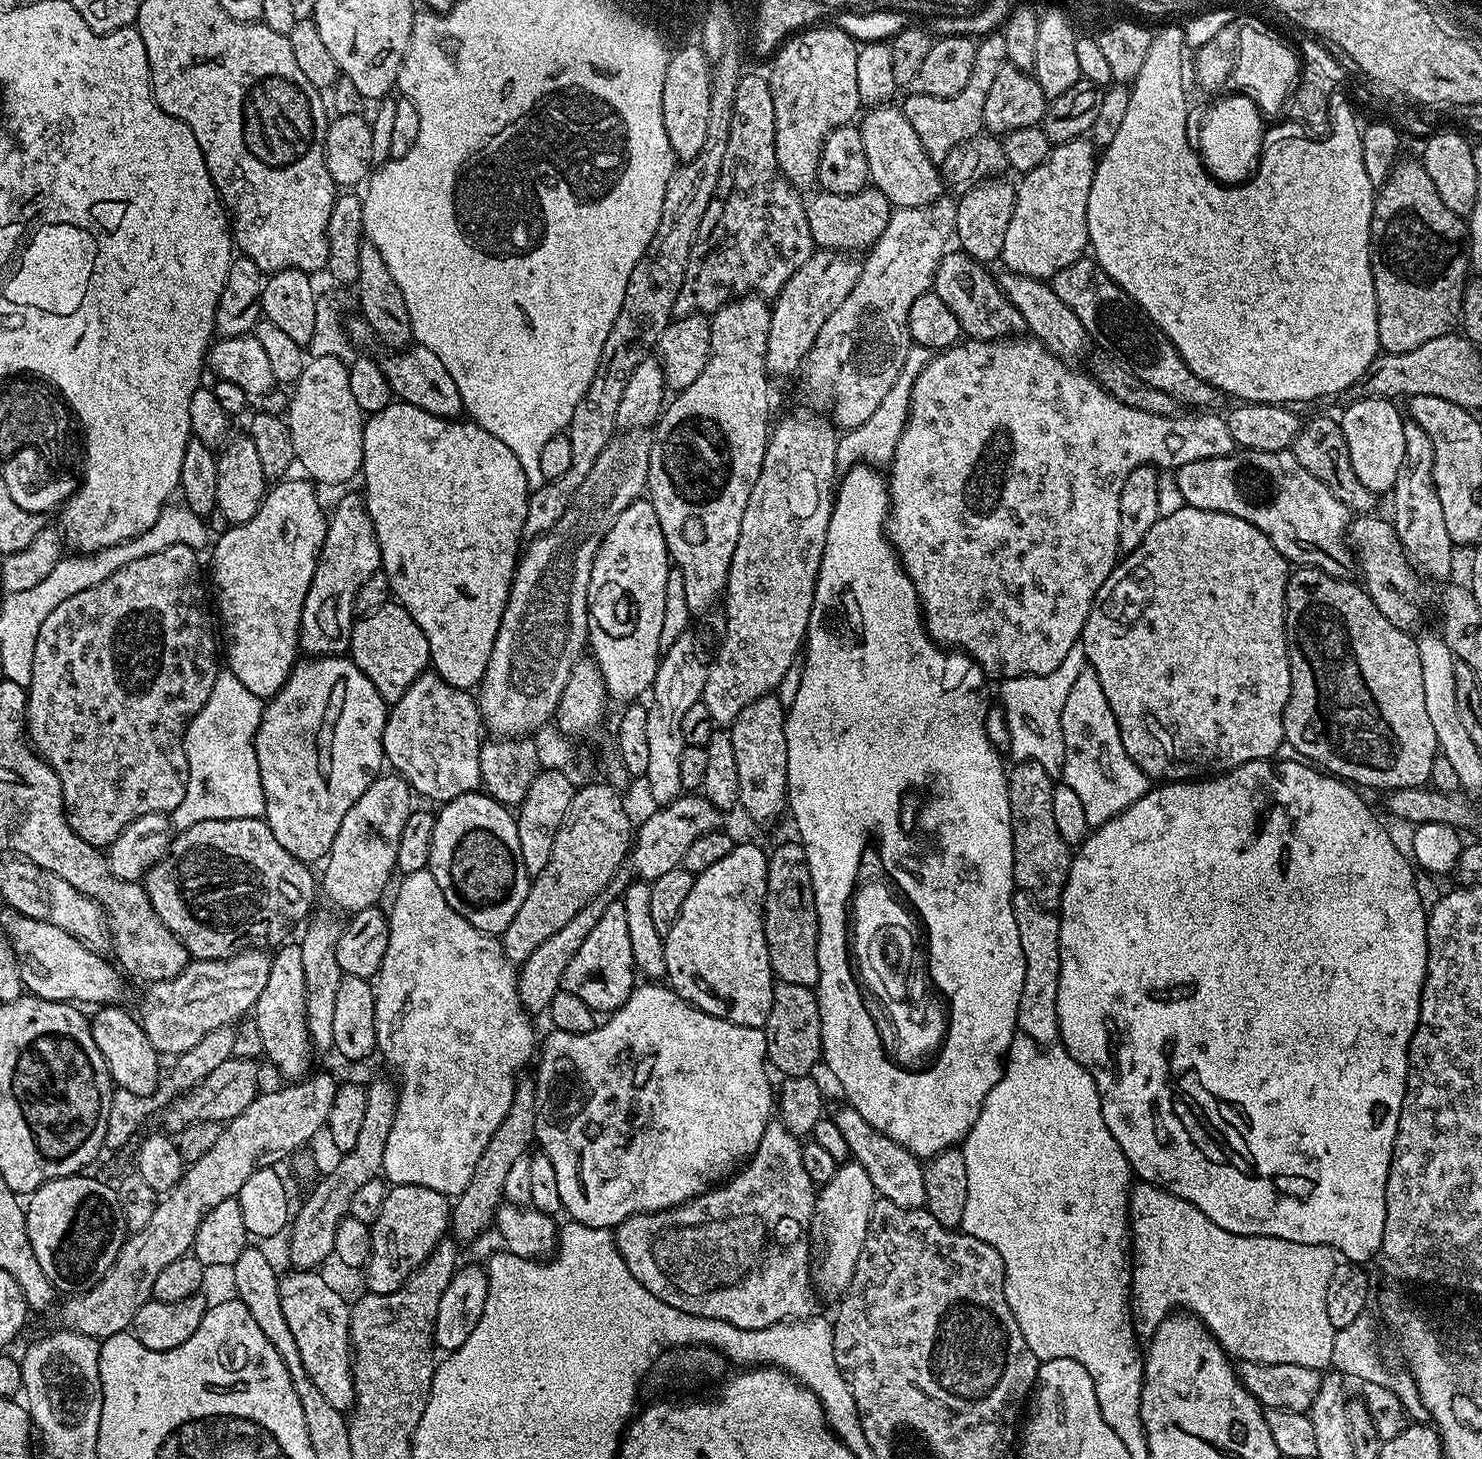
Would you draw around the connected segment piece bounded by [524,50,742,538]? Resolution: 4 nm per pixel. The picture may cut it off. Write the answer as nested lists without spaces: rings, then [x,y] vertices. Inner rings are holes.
[[[728,50],[712,69],[710,86],[710,119],[706,125],[706,139],[702,141],[702,150],[694,158],[683,161],[673,172],[666,186],[666,198],[662,202],[662,218],[658,230],[648,249],[642,254],[630,282],[626,282],[626,298],[622,298],[622,310],[610,326],[610,338],[602,346],[602,358],[598,370],[578,406],[574,406],[574,418],[570,418],[566,435],[570,438],[572,461],[570,470],[562,478],[545,480],[541,488],[529,495],[526,506],[525,537],[535,538],[549,532],[566,514],[570,502],[578,494],[578,486],[586,482],[586,474],[594,466],[598,454],[612,440],[617,431],[616,419],[626,382],[634,374],[638,364],[650,356],[659,345],[664,331],[674,319],[676,299],[682,290],[686,278],[686,266],[690,262],[690,250],[696,241],[702,218],[718,190],[718,178],[722,174],[722,162],[726,159],[726,146],[730,143],[730,118],[734,118],[734,94],[740,81],[740,56],[734,50]]]

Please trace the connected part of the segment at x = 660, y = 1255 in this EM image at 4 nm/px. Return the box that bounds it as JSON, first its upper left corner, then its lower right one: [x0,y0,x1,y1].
[614,1118,818,1330]

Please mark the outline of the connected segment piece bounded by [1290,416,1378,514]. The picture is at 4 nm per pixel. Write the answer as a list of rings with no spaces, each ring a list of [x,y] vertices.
[[[1316,416],[1309,424],[1307,421],[1306,426],[1301,427],[1290,451],[1296,455],[1303,468],[1310,470],[1310,474],[1314,474],[1314,478],[1318,478],[1318,482],[1322,482],[1322,486],[1326,486],[1326,490],[1330,490],[1330,494],[1334,494],[1334,498],[1338,498],[1338,502],[1342,502],[1353,513],[1368,514],[1375,509],[1372,507],[1378,500],[1377,493],[1366,490],[1366,486],[1358,482],[1358,474],[1354,474],[1354,466],[1350,466],[1350,450],[1346,446],[1346,438],[1333,417],[1331,420],[1328,416]]]

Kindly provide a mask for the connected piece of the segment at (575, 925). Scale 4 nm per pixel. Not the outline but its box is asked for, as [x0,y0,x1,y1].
[516,894,609,1013]

